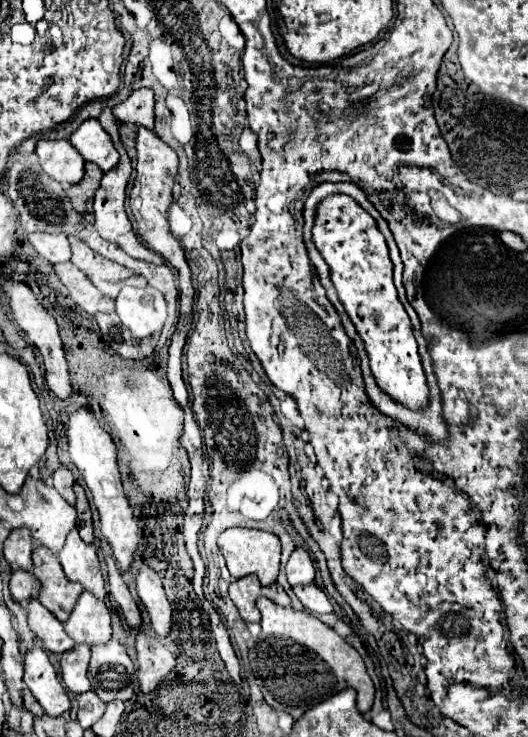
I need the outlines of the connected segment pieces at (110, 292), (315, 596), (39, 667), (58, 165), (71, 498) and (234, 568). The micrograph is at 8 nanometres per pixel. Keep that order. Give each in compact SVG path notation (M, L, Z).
M68 237L72 245L72 263L88 275L88 279L108 297L116 297L122 289L124 281L130 279L134 273L116 261L110 261L106 257L100 257L94 253L84 241L78 237Z
M314 583L296 585L294 593L302 601L306 611L310 611L310 613L332 613L332 605L330 605L326 593L318 585L314 585Z
M32 649L24 657L24 683L52 717L70 711L70 699L44 649Z
M68 139L38 141L36 153L44 171L64 185L74 185L84 177L84 159Z
M60 467L60 469L54 473L52 485L56 487L56 491L58 491L70 505L74 505L74 501L76 501L76 495L74 495L74 491L72 491L74 475L72 475L66 467Z
M226 529L218 537L218 547L226 559L228 571L232 577L240 579L244 575L256 573L262 585L270 585L276 581L280 571L280 539L274 533L260 531L260 529Z

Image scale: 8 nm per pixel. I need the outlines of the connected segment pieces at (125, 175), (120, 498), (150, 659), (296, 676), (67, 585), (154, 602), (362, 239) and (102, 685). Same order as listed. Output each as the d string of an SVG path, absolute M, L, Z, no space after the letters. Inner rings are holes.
M104 109L98 119L100 119L102 127L112 135L112 141L114 141L118 153L120 153L120 161L118 161L118 165L116 165L114 169L110 169L110 171L102 177L100 189L98 189L96 195L94 195L94 217L96 217L96 219L94 219L94 227L96 227L96 231L98 231L104 239L108 239L108 241L116 243L118 247L122 247L130 257L134 257L134 259L144 259L144 261L150 261L150 263L160 265L160 263L164 263L164 257L158 255L158 253L154 253L152 249L148 249L146 245L142 245L142 243L138 241L138 237L136 237L136 233L134 233L134 229L132 229L132 223L130 223L130 219L128 219L128 215L126 215L124 201L126 201L126 185L128 185L128 179L130 179L130 173L132 173L132 165L130 165L130 157L128 157L126 149L122 147L122 141L120 141L120 135L118 135L118 125L116 125L116 119L114 119L114 115L112 115L112 109Z
M80 409L70 417L70 427L68 427L68 443L70 443L70 457L72 463L78 467L82 473L86 487L92 493L92 503L98 509L100 515L100 531L106 537L106 541L112 547L112 553L120 565L122 571L128 571L134 563L136 547L140 541L140 531L136 517L132 513L132 507L122 491L120 483L120 471L116 465L116 445L112 437L100 427L96 417L88 409Z
M148 633L136 635L136 651L138 651L138 685L142 693L150 693L166 679L166 675L174 669L176 661L172 653L160 643L160 639Z
M260 597L256 605L262 613L262 633L250 649L250 667L258 679L264 701L272 709L286 711L298 719L310 707L330 699L346 687L354 687L358 691L358 711L370 711L374 703L374 685L362 657L352 645L306 611L280 607L264 597Z
M36 547L32 553L32 573L40 581L38 601L56 615L62 623L68 621L76 599L80 597L80 583L72 583L66 579L58 557L44 547Z
M140 565L138 575L136 575L136 591L138 591L142 605L146 607L148 615L150 615L152 629L156 631L156 635L166 637L170 633L170 627L172 627L174 609L164 593L162 581L156 575L156 571L152 571L146 565Z
M330 195L318 207L312 233L318 251L332 269L332 281L338 289L338 297L346 307L356 331L364 339L370 367L378 385L392 399L404 403L406 407L414 411L424 409L428 405L426 377L420 365L410 317L396 295L392 261L376 221L352 197Z
M116 639L92 647L88 679L92 683L92 691L104 703L114 699L128 701L134 693L132 675L134 675L134 665L126 649Z

